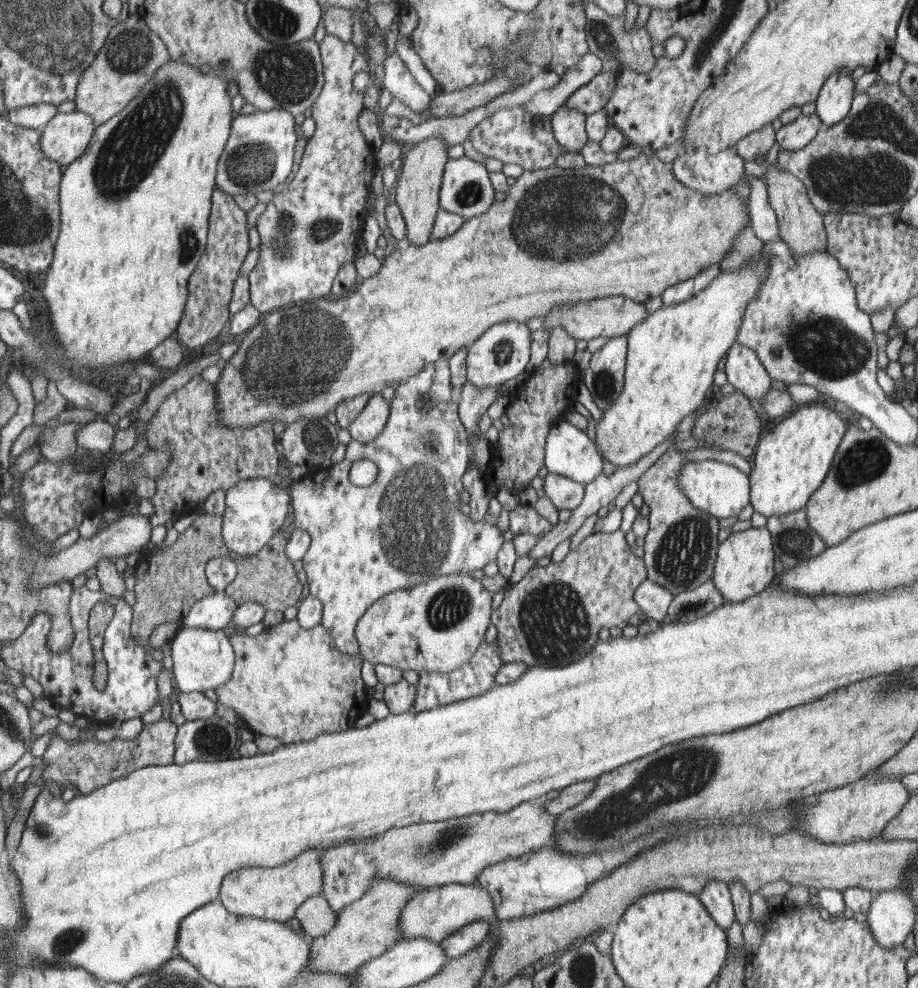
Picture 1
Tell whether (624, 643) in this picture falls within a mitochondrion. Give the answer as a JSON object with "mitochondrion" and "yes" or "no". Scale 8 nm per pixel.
{"mitochondrion":"no"}

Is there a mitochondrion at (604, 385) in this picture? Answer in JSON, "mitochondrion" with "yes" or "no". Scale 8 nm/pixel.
{"mitochondrion":"yes"}

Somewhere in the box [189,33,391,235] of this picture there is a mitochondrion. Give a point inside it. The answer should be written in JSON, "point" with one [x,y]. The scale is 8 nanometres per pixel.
{"point":[287,76]}

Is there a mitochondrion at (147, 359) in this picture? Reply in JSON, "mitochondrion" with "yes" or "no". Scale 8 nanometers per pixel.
{"mitochondrion":"no"}

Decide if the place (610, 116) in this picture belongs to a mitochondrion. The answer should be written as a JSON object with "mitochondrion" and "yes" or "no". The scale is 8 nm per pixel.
{"mitochondrion":"no"}

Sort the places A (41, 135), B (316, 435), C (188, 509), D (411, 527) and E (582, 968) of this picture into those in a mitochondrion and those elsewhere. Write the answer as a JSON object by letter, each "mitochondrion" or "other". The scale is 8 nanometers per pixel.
{"A":"other","B":"mitochondrion","C":"other","D":"mitochondrion","E":"mitochondrion"}

